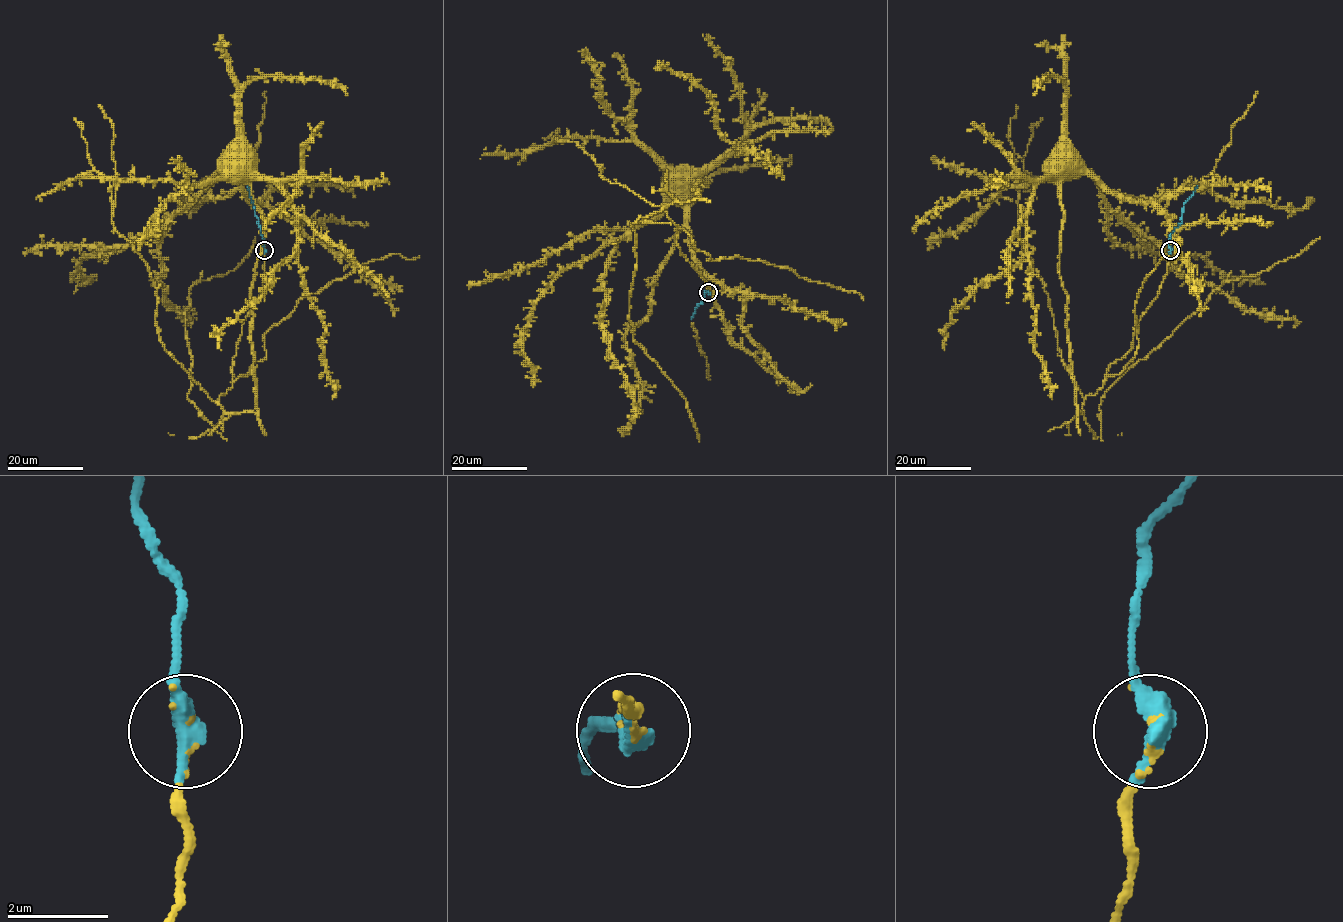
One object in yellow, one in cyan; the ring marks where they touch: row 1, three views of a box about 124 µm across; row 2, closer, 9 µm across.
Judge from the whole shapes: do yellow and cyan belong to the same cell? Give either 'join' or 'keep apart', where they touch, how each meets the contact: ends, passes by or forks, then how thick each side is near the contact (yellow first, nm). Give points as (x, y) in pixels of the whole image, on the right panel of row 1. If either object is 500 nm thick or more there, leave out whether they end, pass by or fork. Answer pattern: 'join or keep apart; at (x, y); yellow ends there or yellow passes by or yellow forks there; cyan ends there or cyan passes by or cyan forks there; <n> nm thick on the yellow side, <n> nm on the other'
join; at (1170, 250); 90 nm thick on the yellow side, 500 nm on the other

